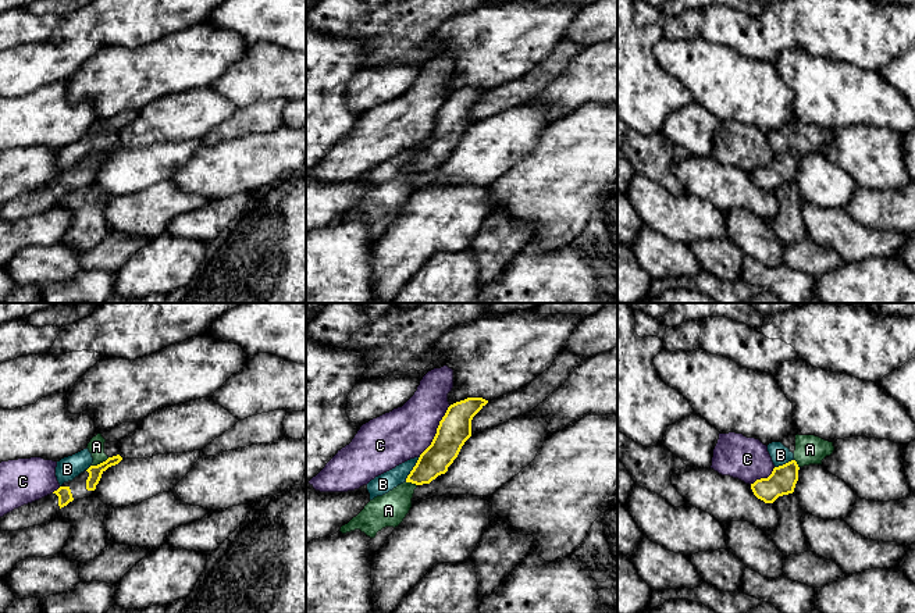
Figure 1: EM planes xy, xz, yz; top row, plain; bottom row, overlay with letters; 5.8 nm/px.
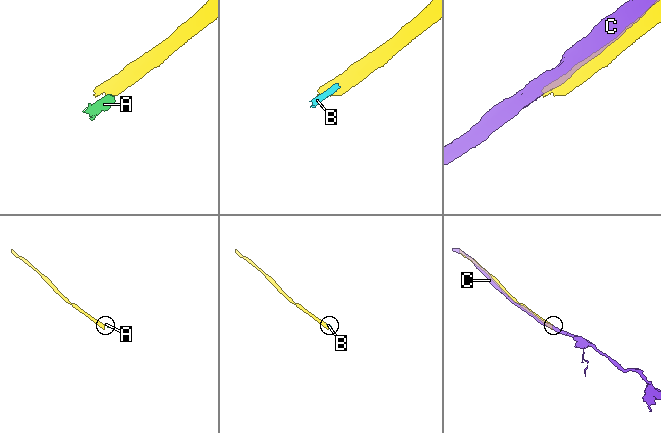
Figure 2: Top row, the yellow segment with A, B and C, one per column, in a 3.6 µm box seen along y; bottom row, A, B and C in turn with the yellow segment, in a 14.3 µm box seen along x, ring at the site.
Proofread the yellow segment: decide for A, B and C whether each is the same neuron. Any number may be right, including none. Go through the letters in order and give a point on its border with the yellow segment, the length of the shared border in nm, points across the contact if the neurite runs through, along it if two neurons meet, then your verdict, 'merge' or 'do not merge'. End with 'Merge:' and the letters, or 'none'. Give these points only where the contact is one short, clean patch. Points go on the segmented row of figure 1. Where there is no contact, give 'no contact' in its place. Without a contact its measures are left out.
A: contact xy (100, 463); length 120 nm; border xy (109, 458), (92, 466); do not merge
B: contact xz (413, 469); length 180 nm; border xz (420, 456), (405, 481); do not merge
C: contact xz (437, 430); length 340 nm; do not merge
Merge: none

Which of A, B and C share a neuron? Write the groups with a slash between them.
A B / C

